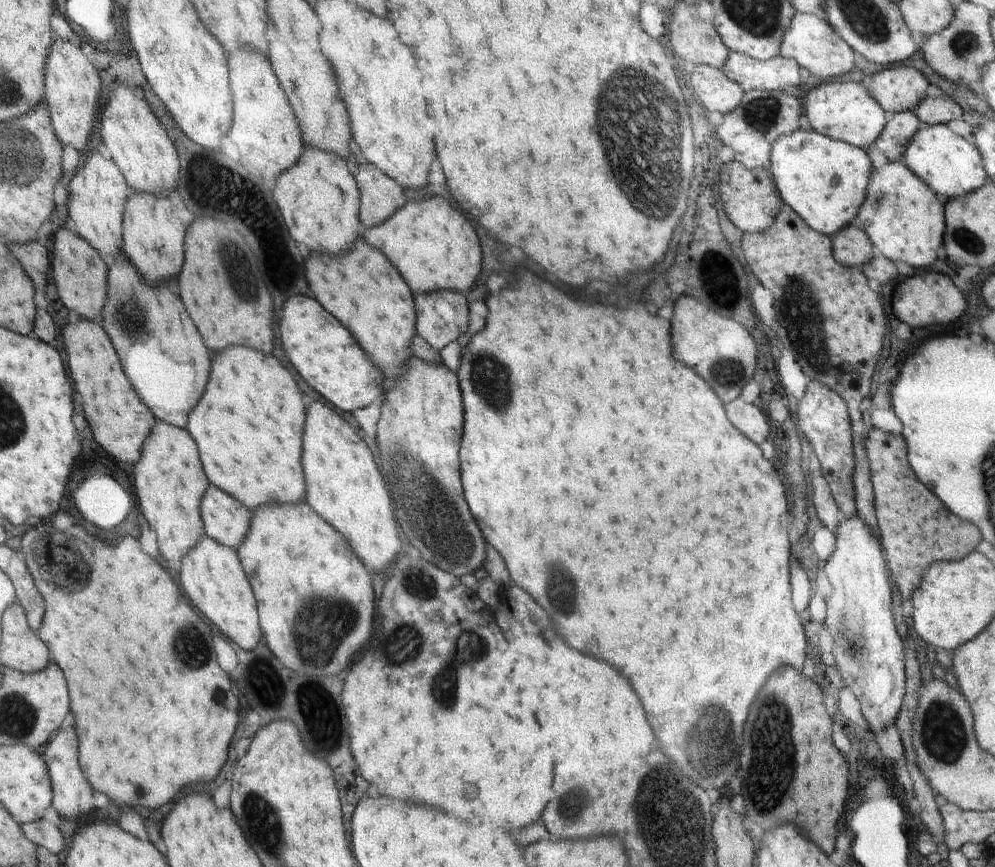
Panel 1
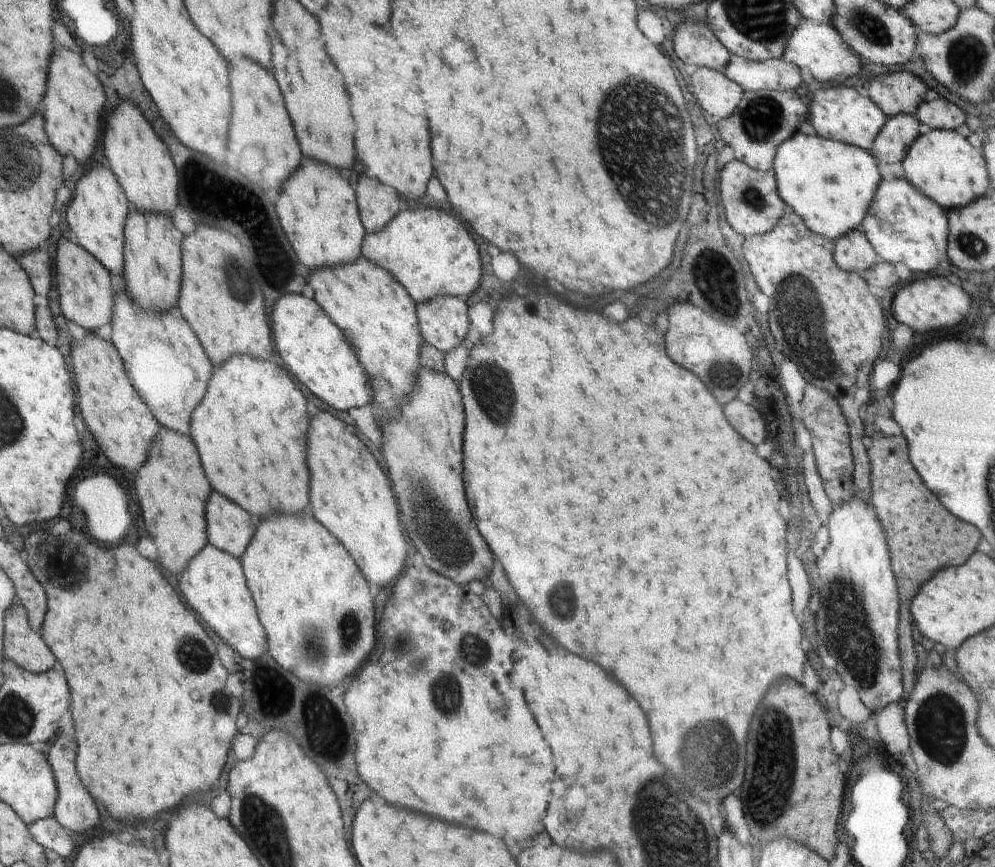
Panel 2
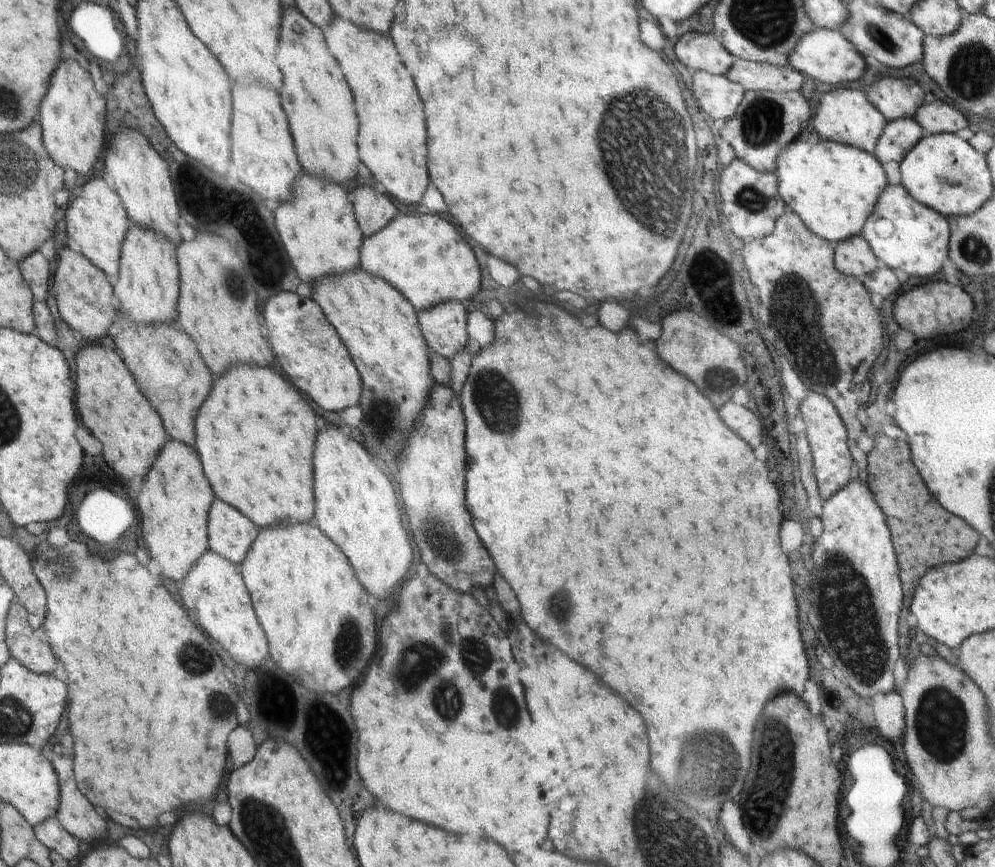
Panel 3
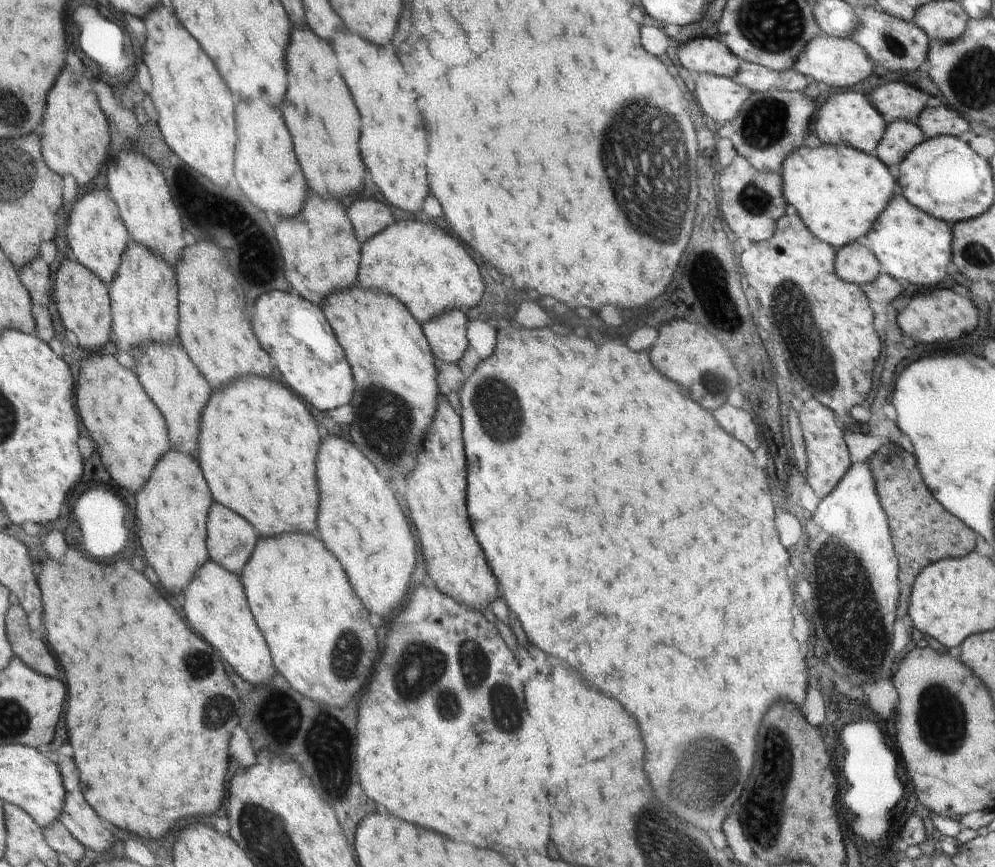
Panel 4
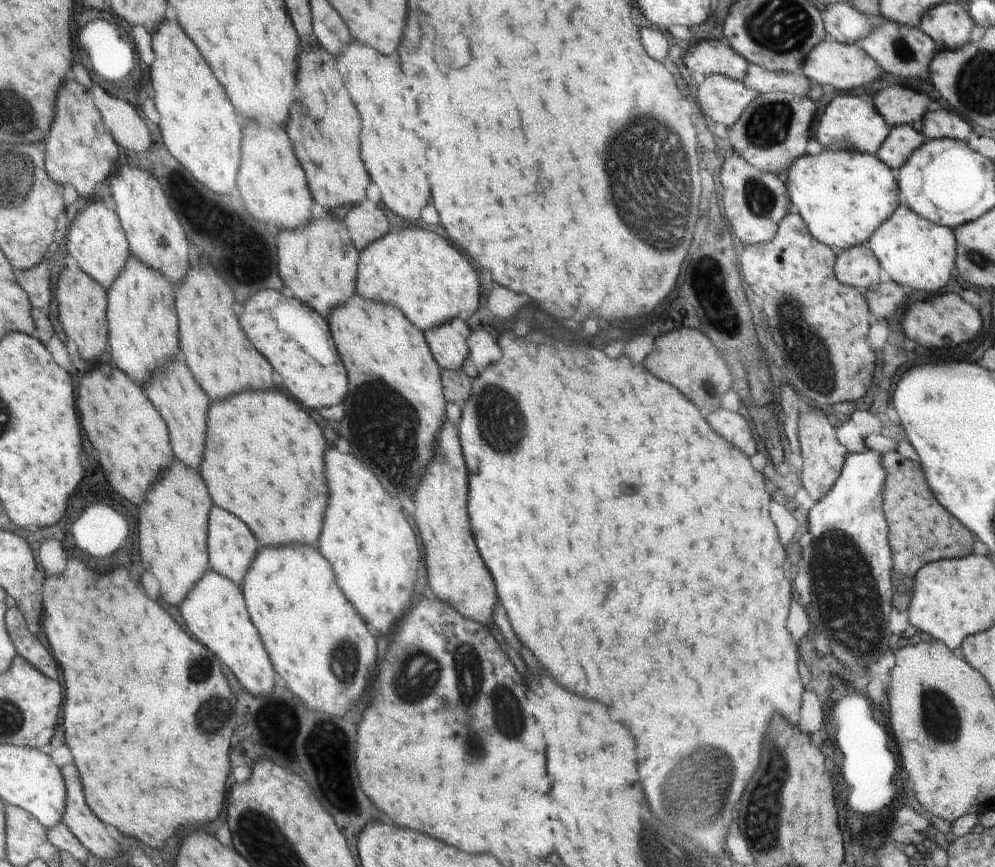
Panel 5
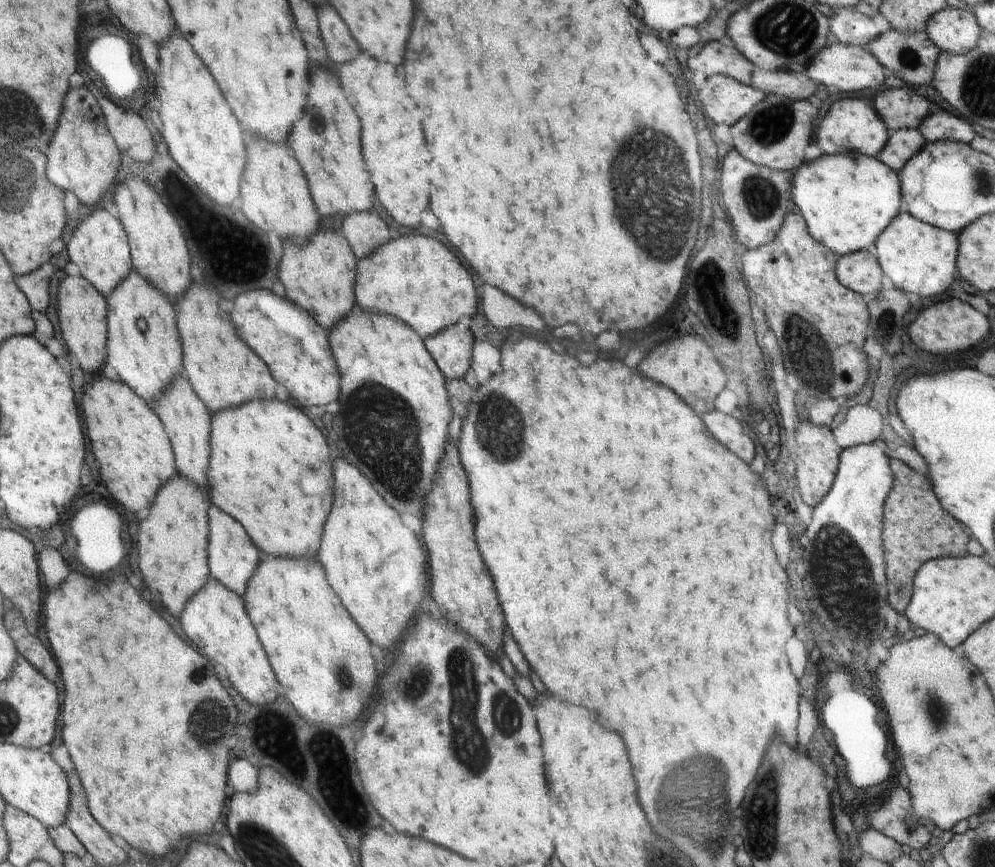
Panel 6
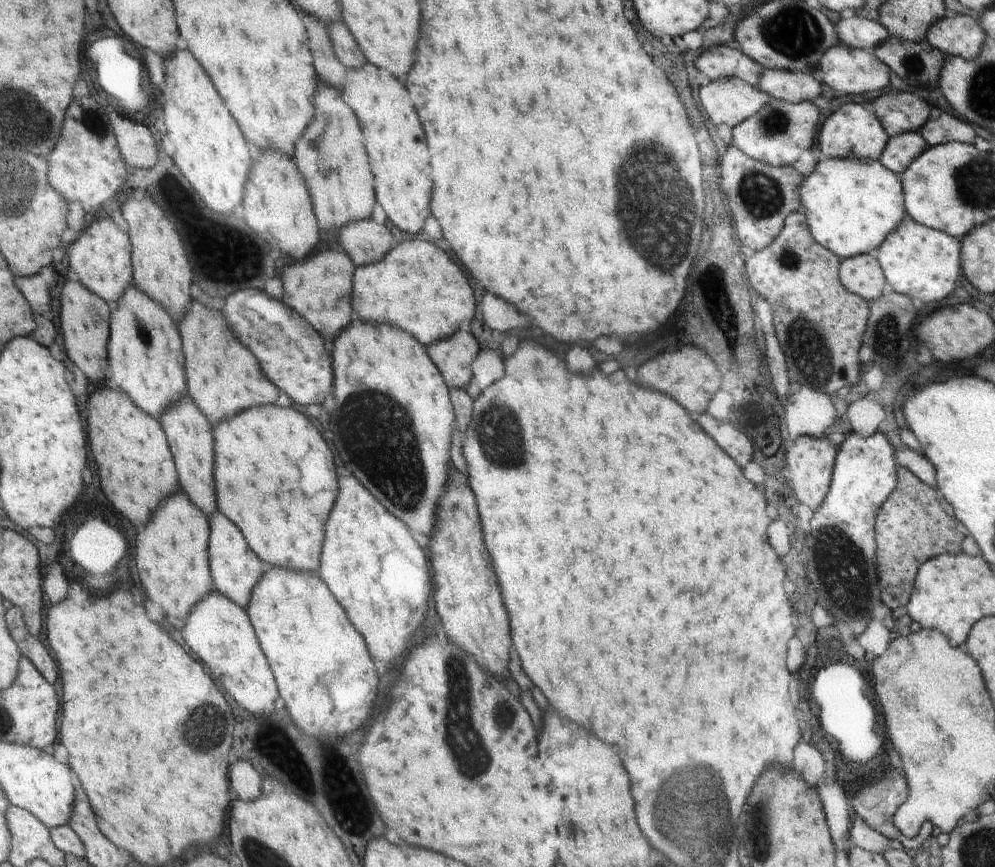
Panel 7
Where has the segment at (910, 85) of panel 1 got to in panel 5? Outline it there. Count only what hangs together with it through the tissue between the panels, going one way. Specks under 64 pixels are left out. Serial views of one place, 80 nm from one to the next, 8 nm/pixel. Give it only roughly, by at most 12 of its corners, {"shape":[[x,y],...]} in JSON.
{"shape":[[901,85],[878,90],[878,112],[890,125],[919,127],[928,95]]}

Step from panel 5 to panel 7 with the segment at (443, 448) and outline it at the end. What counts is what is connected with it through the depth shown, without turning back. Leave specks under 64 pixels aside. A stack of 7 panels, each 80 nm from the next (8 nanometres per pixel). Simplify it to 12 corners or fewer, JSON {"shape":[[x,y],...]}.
{"shape":[[466,476],[430,534],[448,640],[504,680],[510,622]]}

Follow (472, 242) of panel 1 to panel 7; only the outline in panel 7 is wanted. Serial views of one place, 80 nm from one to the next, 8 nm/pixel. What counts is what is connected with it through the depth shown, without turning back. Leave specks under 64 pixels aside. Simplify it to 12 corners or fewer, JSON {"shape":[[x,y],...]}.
{"shape":[[438,246],[358,267],[354,312],[422,344],[472,320],[472,288]]}

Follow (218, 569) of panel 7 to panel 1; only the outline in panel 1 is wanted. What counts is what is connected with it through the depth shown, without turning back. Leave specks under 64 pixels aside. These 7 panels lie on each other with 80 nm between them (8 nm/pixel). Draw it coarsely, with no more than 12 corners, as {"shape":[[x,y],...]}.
{"shape":[[214,484],[202,496],[206,535],[237,552],[252,512]]}

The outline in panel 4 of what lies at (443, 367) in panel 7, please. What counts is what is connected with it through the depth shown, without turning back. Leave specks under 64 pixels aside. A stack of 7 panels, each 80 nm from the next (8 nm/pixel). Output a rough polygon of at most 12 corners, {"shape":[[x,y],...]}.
{"shape":[[456,308],[422,324],[436,360],[457,363],[468,348]]}

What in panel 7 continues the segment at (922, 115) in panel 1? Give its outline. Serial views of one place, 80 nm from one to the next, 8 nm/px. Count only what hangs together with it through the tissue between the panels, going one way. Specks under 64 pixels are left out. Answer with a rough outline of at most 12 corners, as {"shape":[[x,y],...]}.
{"shape":[[937,112],[919,131],[928,145],[950,141],[972,145],[974,128]]}

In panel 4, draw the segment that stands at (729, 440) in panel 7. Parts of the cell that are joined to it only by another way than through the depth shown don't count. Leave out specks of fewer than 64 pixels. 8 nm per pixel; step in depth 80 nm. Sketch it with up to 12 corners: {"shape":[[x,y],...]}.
{"shape":[[728,404],[714,418],[752,452],[758,448],[753,416]]}

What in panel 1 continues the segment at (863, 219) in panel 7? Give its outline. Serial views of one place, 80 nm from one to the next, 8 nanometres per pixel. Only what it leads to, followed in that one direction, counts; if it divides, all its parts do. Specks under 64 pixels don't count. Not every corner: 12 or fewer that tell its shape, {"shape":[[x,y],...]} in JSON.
{"shape":[[800,129],[774,143],[788,208],[832,236],[865,202],[872,162]]}

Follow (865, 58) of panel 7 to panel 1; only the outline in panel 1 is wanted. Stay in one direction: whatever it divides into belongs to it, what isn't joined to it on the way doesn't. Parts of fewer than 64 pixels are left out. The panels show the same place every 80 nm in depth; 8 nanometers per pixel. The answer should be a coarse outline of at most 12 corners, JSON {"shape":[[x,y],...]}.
{"shape":[[796,13],[780,54],[824,82],[856,54],[823,18]]}

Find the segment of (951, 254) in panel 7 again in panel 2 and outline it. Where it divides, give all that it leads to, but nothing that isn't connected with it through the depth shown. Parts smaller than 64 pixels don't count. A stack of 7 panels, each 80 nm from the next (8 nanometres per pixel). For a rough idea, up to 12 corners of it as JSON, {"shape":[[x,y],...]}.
{"shape":[[906,177],[882,179],[860,230],[884,261],[936,268],[944,210]]}

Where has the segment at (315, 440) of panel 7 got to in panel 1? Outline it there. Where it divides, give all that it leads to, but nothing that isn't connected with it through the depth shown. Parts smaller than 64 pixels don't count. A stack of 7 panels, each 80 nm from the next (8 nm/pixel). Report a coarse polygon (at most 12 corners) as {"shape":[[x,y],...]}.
{"shape":[[217,352],[188,424],[246,508],[300,502],[304,412],[279,359]]}

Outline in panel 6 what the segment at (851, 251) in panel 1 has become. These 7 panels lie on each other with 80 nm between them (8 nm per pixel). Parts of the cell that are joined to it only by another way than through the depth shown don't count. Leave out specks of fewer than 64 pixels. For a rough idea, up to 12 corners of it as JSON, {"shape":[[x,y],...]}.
{"shape":[[871,249],[842,255],[838,280],[873,297],[882,284]]}

